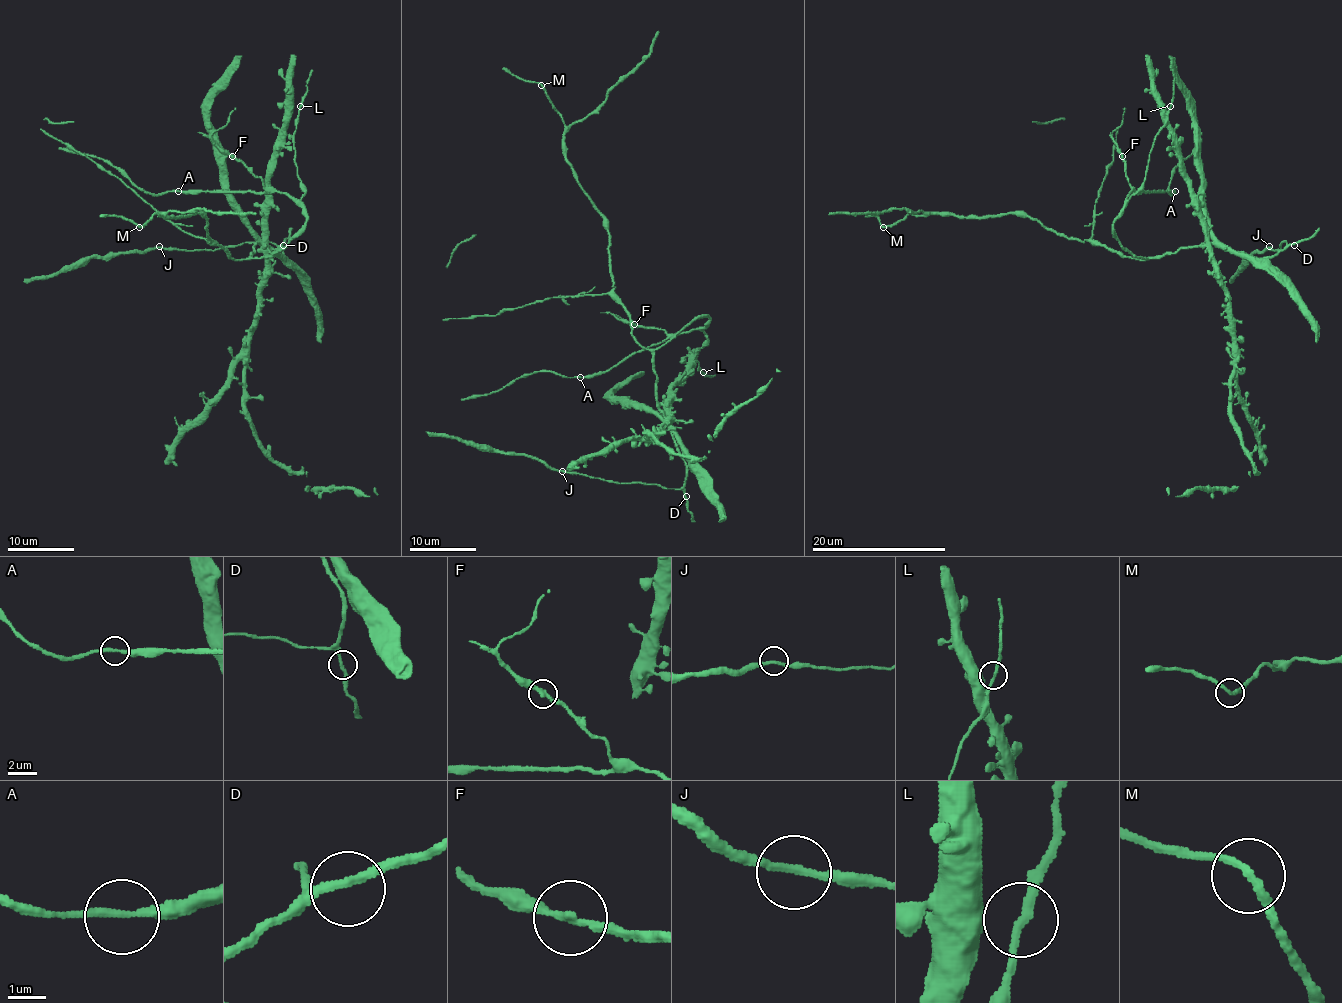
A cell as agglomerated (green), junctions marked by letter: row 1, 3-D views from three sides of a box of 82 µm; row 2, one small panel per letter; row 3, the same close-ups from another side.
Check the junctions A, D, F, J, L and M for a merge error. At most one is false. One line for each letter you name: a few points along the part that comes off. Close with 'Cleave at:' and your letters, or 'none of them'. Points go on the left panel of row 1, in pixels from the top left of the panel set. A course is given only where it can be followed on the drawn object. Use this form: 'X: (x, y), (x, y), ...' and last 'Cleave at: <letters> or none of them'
Cleave at: none of them

